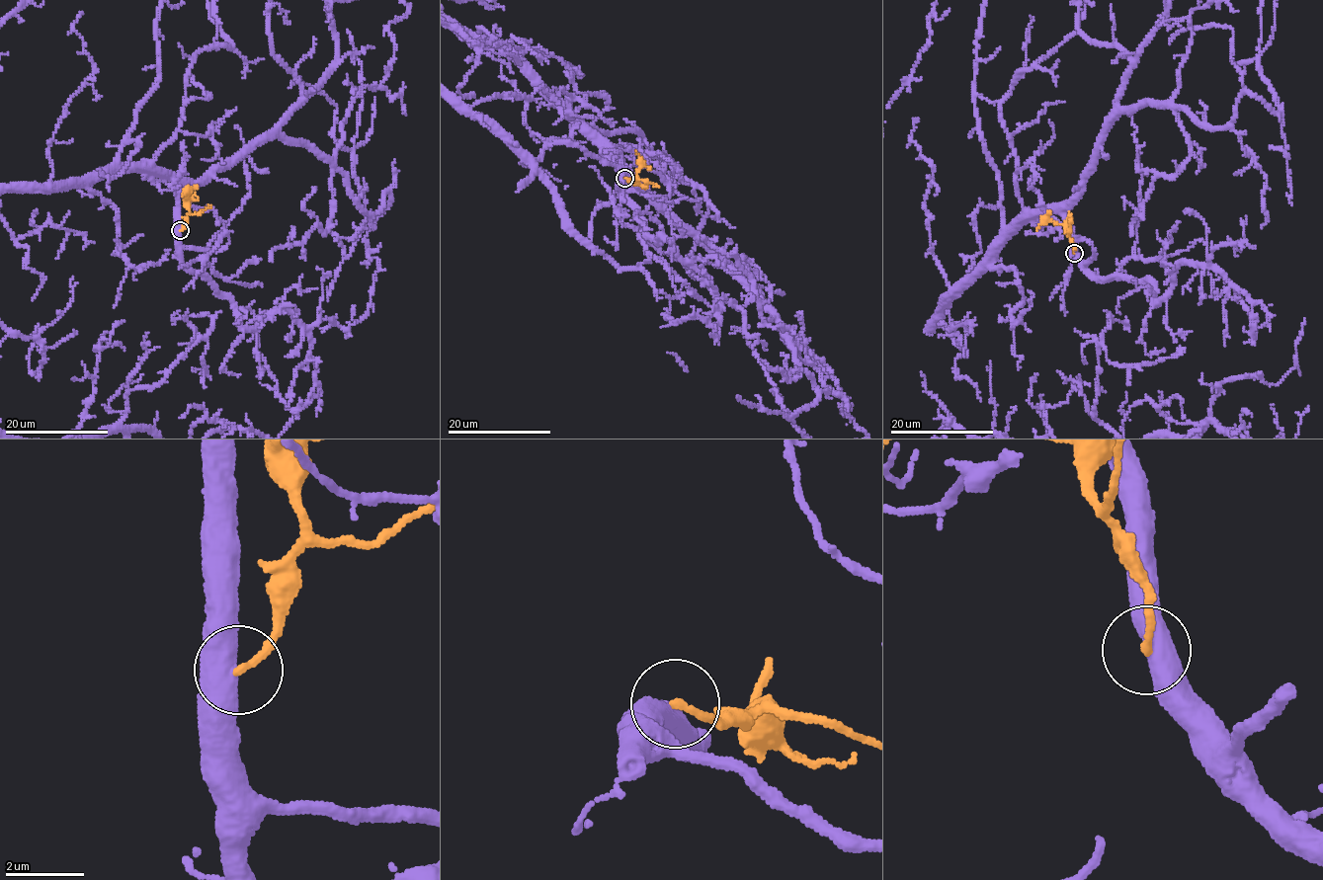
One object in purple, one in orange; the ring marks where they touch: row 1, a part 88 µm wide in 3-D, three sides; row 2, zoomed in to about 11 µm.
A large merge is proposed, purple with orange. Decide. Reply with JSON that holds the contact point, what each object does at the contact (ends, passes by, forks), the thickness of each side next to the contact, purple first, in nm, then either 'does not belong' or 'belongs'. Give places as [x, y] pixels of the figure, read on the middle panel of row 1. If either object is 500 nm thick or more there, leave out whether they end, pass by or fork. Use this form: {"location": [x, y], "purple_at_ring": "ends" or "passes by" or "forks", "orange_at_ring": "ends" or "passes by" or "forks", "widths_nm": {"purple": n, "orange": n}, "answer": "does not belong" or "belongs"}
{"location": [624, 178], "widths_nm": {"purple": 550, "orange": 190}, "answer": "does not belong"}

